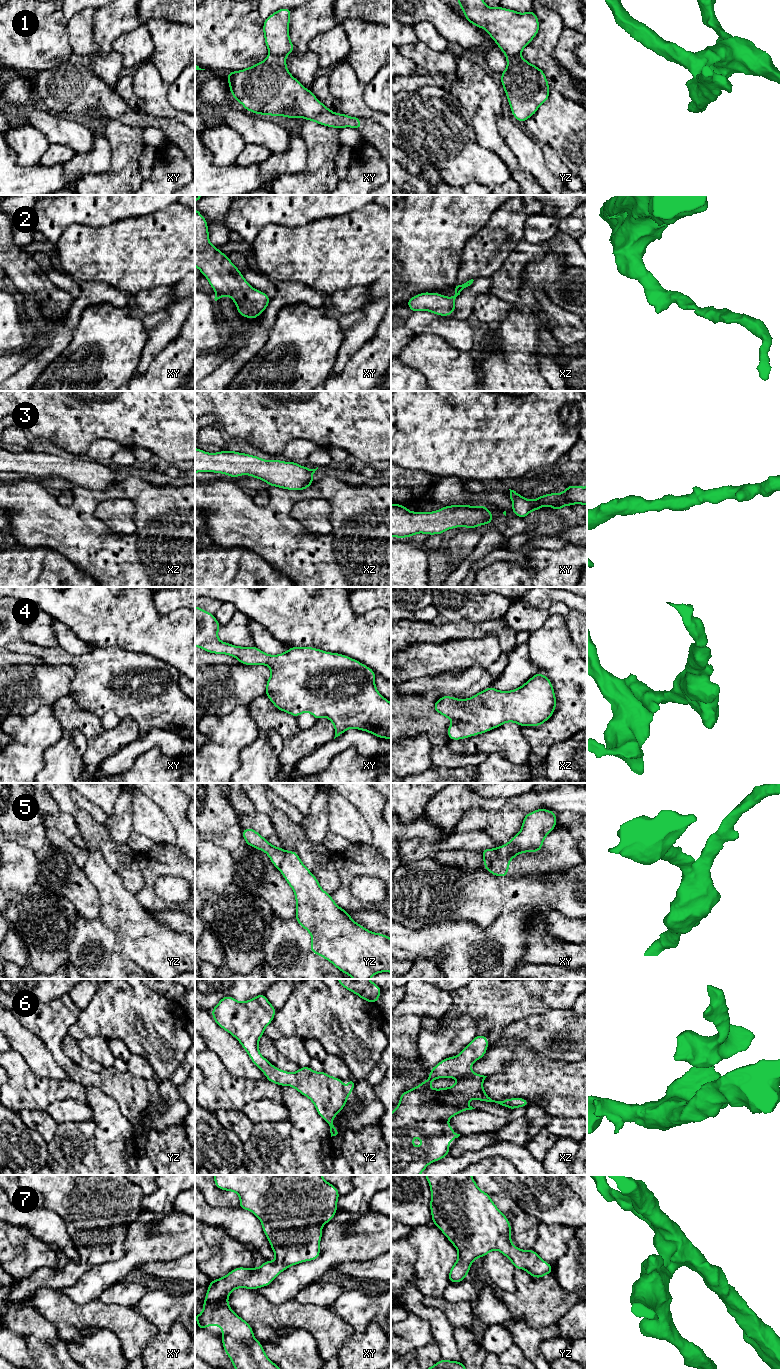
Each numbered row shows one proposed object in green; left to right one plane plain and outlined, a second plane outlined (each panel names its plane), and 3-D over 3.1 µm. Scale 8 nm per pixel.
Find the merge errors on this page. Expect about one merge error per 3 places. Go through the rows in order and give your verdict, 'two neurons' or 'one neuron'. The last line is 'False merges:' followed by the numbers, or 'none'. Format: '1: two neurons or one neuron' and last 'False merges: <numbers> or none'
1: two neurons
2: one neuron
3: one neuron
4: one neuron
5: two neurons
6: one neuron
7: one neuron
False merges: 1, 5

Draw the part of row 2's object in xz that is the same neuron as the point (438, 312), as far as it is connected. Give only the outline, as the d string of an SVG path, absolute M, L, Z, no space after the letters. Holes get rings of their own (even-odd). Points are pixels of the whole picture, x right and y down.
M473 279L464 284L456 284L454 286L455 295L448 298L439 293L423 292L415 295L407 301L407 306L412 312L429 311L440 316L450 316L455 311L455 299L462 290L473 283Z

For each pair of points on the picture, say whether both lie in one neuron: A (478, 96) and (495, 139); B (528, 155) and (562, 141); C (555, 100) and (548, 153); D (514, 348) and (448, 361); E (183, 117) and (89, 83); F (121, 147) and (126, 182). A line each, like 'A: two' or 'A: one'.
A: one
B: two
C: two
D: two
E: two
F: one

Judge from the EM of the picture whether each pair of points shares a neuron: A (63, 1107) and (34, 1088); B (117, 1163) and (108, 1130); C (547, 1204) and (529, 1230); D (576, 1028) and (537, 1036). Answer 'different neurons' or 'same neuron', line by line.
A: different neurons
B: same neuron
C: different neurons
D: same neuron

